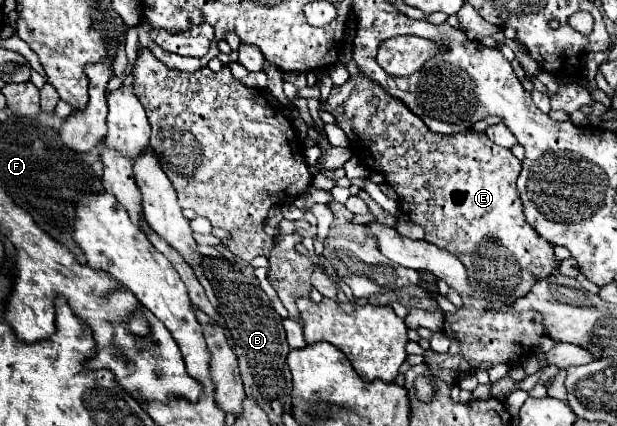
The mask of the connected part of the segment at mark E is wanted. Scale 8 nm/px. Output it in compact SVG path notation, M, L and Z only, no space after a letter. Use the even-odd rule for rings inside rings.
M359 72L357 76L349 76L349 80L341 86L333 86L325 110L335 116L337 126L349 138L349 144L357 158L361 152L361 164L381 172L385 176L385 182L399 194L401 212L405 212L415 224L421 224L425 228L425 240L449 250L467 268L473 286L473 296L463 298L463 308L459 308L455 314L445 316L443 334L449 336L451 348L447 354L437 354L433 350L425 352L433 374L437 378L443 378L449 386L453 386L459 374L463 372L471 372L477 368L489 370L497 362L509 362L519 358L521 346L517 346L511 340L537 340L543 334L543 320L535 312L519 314L491 310L485 306L511 304L515 298L519 298L519 294L527 294L539 278L553 274L559 266L559 262L553 256L553 246L539 238L539 234L535 234L535 230L527 224L523 216L523 204L515 186L515 180L521 172L521 162L511 154L511 150L495 146L481 132L463 130L451 136L431 134L431 130L427 130L419 116L415 116L401 100L391 98L383 88L377 86L377 82L367 78L363 72ZM337 106L343 106L345 112L337 114Z

